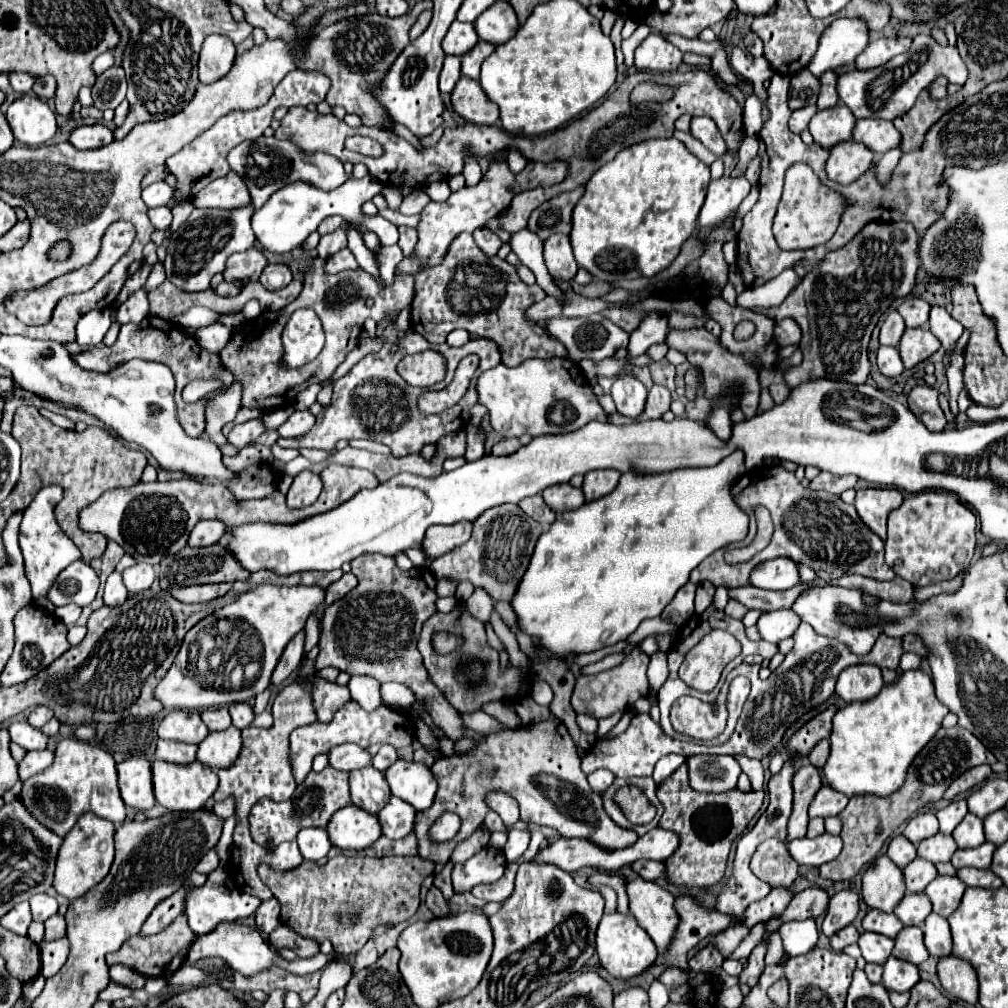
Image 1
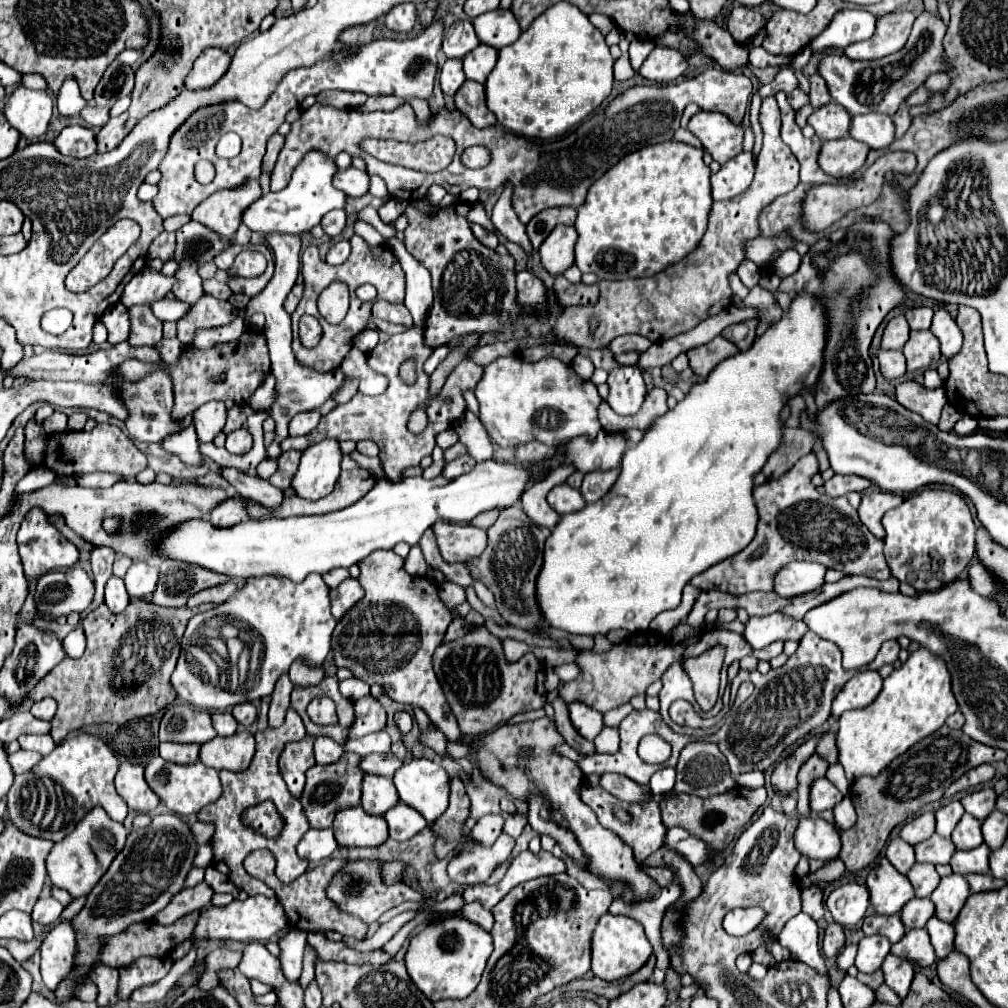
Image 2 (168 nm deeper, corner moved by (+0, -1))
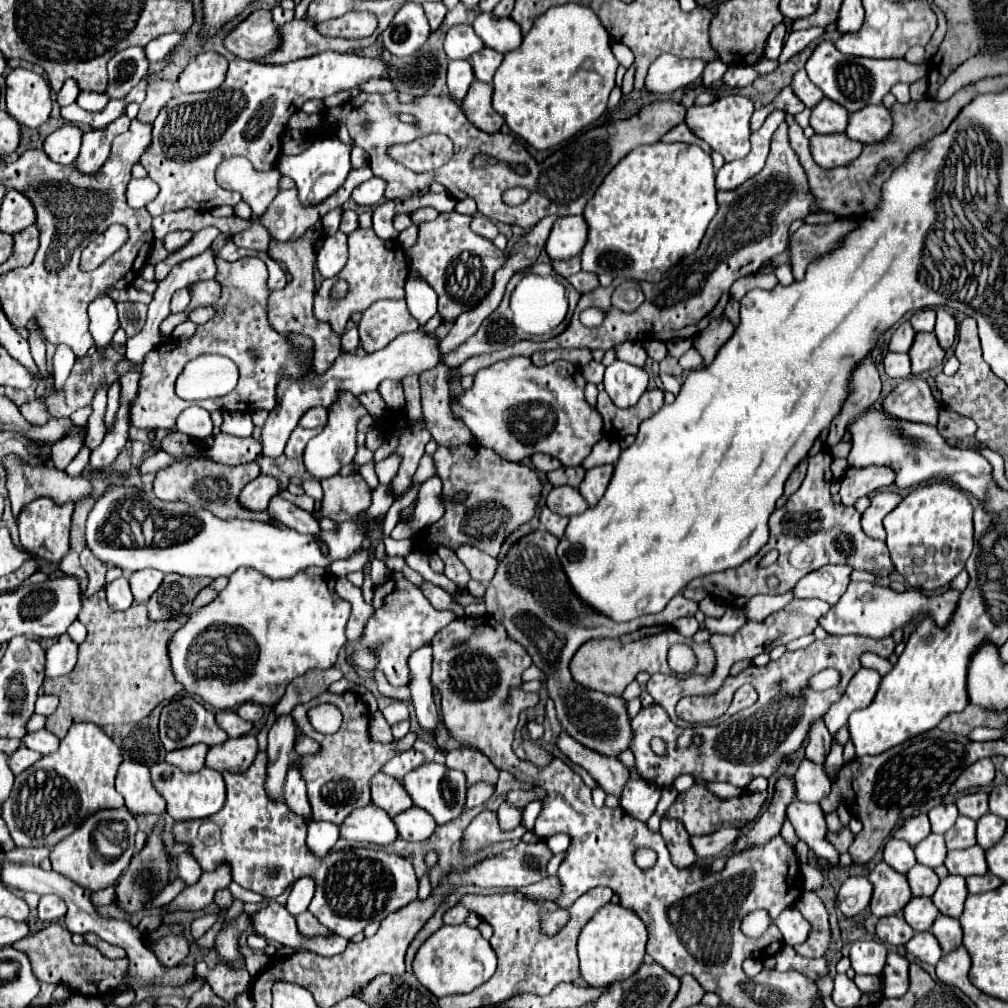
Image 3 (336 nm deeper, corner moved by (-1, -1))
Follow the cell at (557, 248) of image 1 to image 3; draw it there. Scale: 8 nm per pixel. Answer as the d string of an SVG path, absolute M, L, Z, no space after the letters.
M582 216L558 218L546 240L550 260L568 260L582 252L586 244L586 222Z

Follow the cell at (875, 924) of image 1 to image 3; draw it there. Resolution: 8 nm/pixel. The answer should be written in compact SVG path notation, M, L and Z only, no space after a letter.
M894 914L894 916L886 916L886 918L878 920L878 924L876 924L876 936L884 944L904 946L914 936L914 930L908 926L908 922L904 920L902 914Z

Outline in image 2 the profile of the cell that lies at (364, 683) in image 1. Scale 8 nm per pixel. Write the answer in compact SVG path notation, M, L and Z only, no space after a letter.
M401 710L401 712L395 712L393 720L395 720L395 724L397 724L399 732L407 734L407 732L411 730L411 714L409 714L409 712L405 712L405 710Z

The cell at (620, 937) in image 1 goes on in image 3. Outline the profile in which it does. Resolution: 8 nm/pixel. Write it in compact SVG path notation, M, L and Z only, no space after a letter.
M620 904L602 906L594 914L594 918L582 928L578 938L578 958L582 978L596 988L626 980L628 976L636 974L636 968L640 968L640 962L644 960L646 954L644 950L646 940L648 940L646 926L632 910L620 908Z

